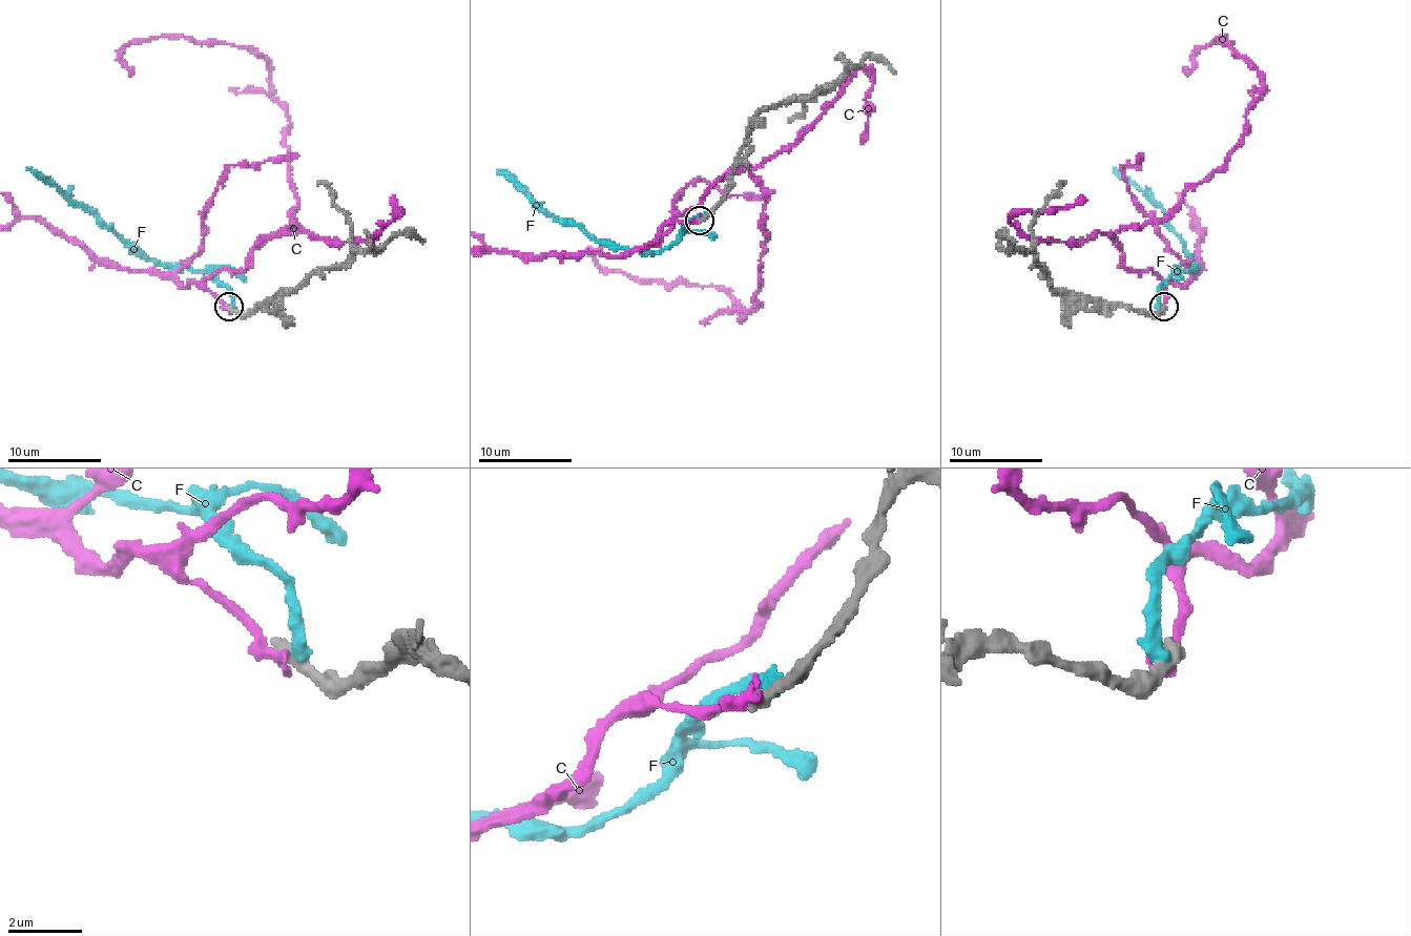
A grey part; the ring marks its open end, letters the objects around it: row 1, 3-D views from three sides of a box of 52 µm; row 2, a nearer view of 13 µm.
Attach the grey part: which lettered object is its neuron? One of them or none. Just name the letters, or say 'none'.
none

